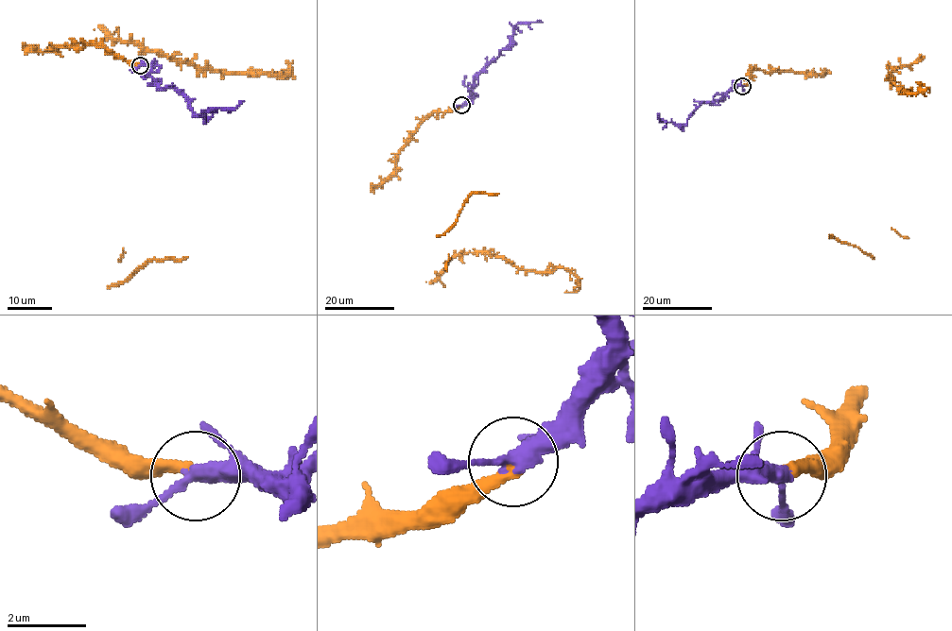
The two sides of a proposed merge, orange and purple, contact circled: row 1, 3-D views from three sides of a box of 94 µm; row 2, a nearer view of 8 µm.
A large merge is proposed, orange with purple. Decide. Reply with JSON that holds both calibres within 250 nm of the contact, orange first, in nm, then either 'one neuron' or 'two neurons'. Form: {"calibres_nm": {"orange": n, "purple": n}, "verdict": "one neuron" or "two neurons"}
{"calibres_nm": {"orange": 280, "purple": 360}, "verdict": "one neuron"}

